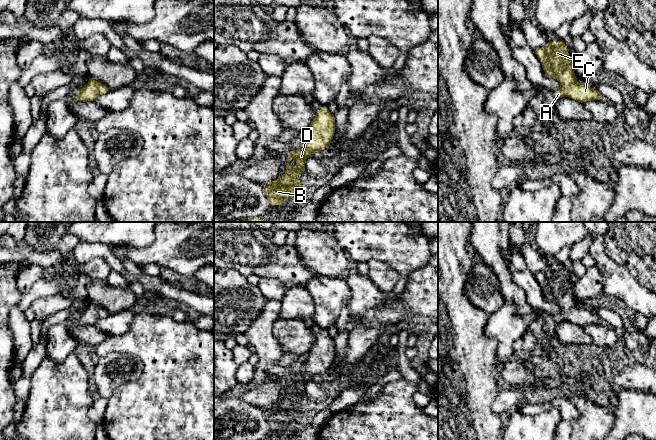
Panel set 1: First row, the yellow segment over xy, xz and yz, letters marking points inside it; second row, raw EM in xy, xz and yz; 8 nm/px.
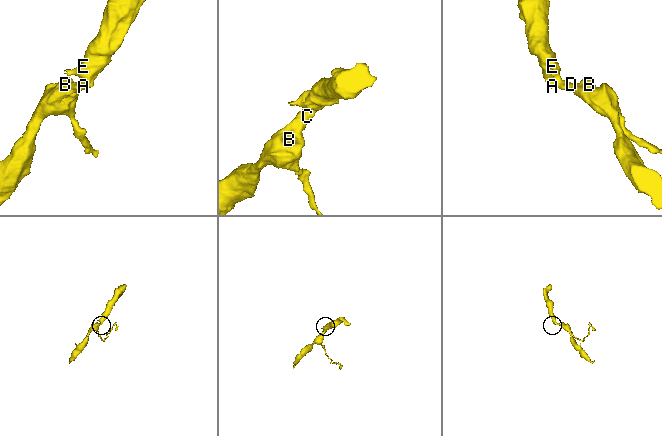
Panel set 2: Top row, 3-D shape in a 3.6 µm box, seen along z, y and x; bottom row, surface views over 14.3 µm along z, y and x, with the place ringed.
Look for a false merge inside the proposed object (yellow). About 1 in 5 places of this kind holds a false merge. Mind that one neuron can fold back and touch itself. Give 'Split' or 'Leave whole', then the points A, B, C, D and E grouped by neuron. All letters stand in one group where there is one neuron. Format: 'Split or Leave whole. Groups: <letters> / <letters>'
Leave whole. Groups: A B C D E

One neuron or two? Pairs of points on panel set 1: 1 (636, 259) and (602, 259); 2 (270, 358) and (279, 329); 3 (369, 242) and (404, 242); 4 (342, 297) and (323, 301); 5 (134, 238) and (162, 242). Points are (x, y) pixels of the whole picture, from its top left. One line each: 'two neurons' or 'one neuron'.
1: two neurons
2: two neurons
3: one neuron
4: one neuron
5: two neurons

